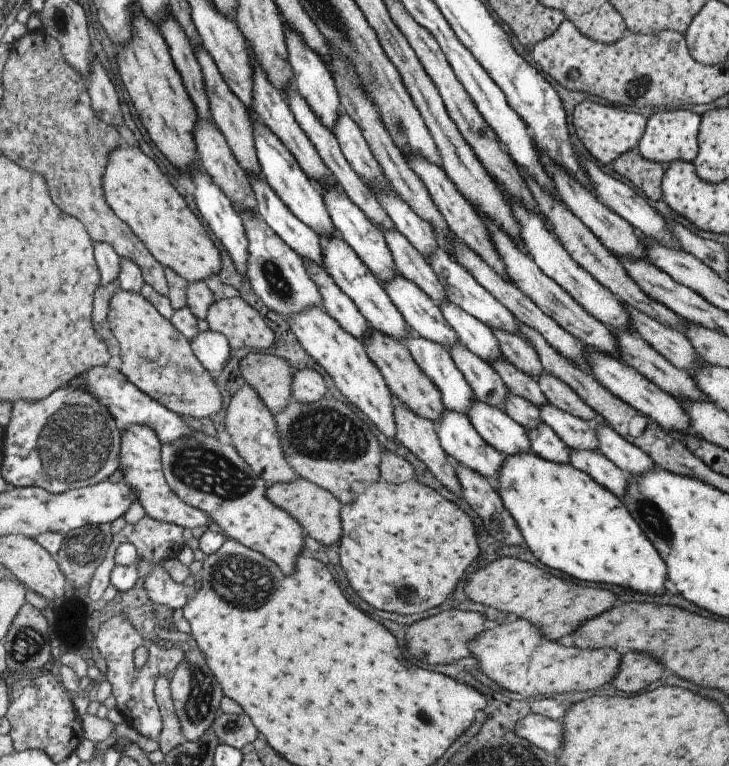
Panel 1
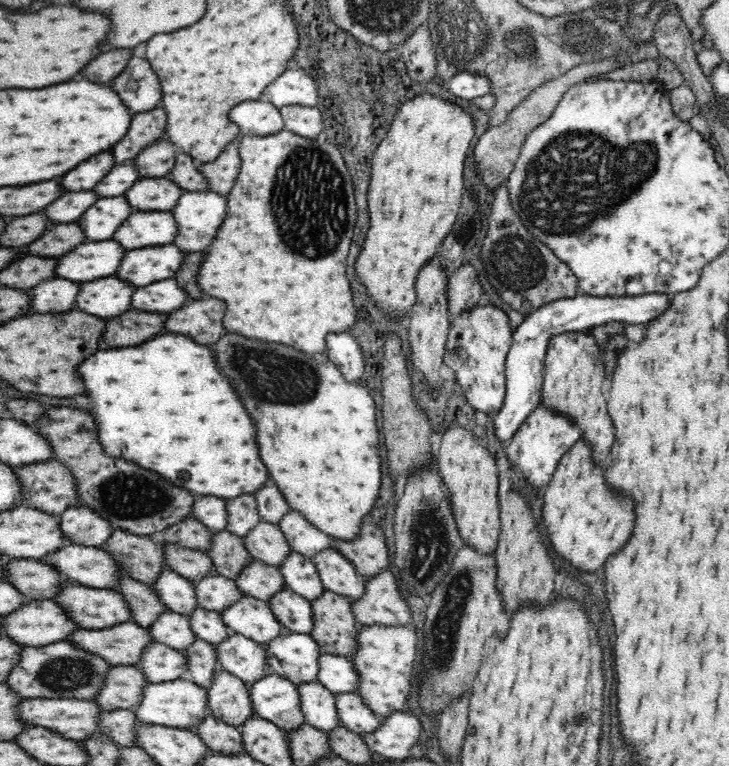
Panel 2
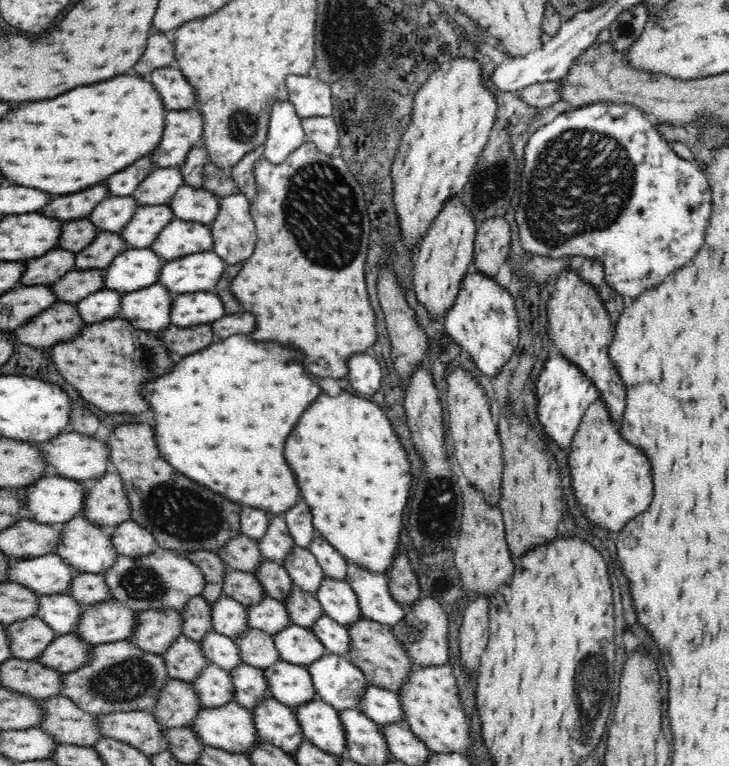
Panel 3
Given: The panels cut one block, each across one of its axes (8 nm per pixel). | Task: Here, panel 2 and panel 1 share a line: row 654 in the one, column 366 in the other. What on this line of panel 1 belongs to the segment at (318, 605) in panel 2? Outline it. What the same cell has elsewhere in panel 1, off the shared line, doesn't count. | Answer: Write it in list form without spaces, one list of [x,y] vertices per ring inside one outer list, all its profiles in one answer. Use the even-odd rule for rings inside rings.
[[[369,330],[362,341],[370,360],[380,369],[388,388],[391,390],[396,402],[406,405],[419,417],[438,423],[443,417],[445,406],[438,387],[420,370],[412,358],[409,348],[403,342],[383,335],[379,330]]]

